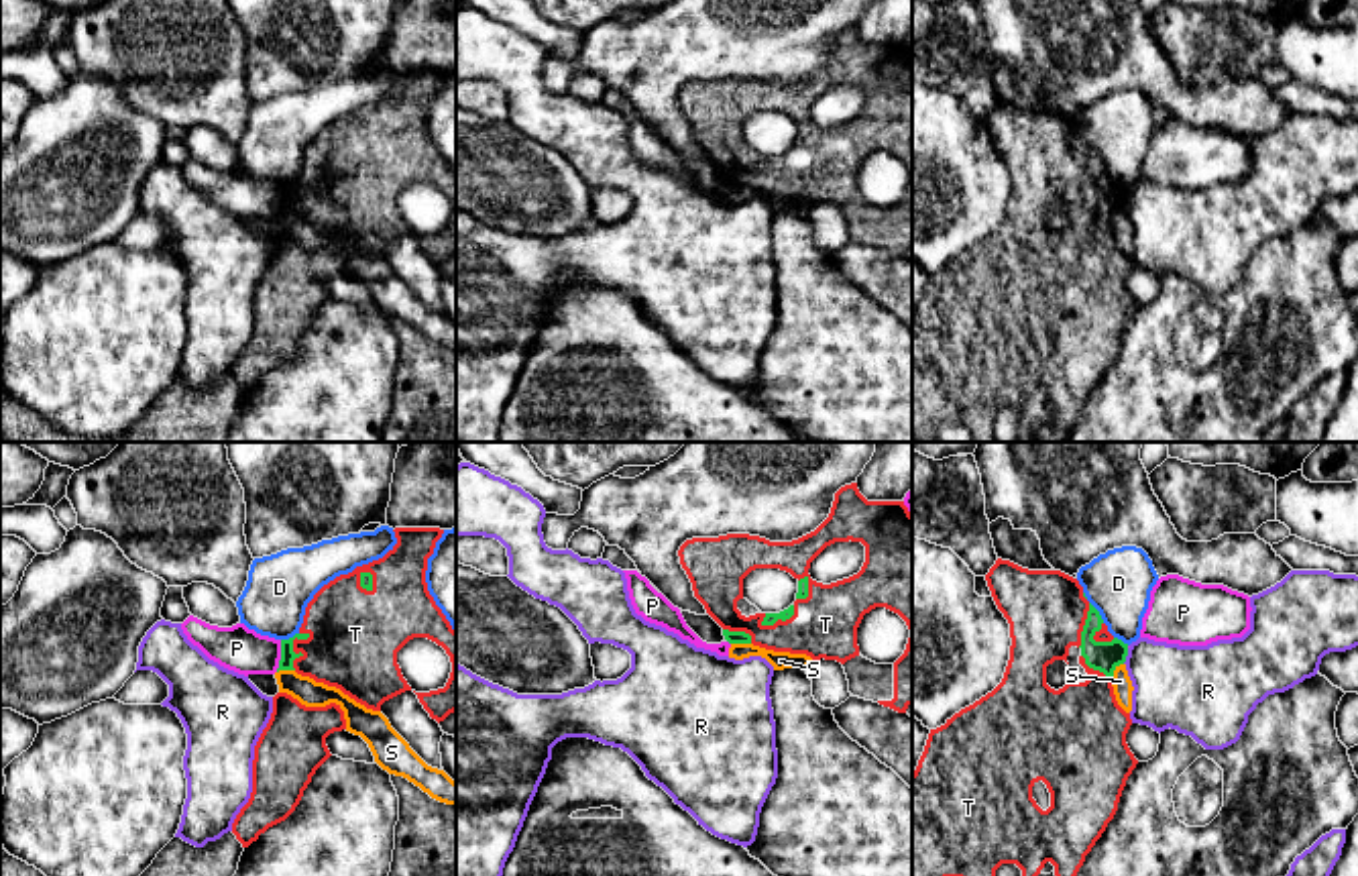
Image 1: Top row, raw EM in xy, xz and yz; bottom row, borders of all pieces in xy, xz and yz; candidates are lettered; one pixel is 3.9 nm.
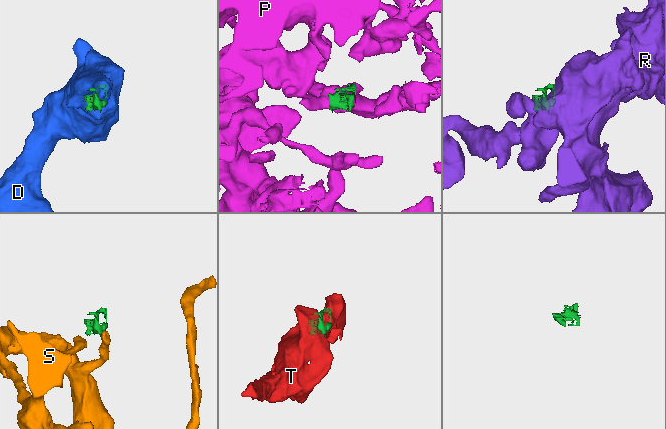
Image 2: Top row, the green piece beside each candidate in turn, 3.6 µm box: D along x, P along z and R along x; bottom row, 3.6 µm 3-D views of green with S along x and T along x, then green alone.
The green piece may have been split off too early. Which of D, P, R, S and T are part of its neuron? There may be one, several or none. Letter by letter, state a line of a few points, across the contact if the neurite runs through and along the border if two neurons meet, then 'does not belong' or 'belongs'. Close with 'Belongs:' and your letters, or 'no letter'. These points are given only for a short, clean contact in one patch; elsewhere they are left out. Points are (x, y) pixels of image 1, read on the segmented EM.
D: does not belong
P: line xy (281, 640), (281, 659), (275, 671); does not belong
R: line yz (1128, 648), (1122, 663); does not belong
S: line xz (731, 642), (750, 644); does not belong
T: belongs
Belongs: T

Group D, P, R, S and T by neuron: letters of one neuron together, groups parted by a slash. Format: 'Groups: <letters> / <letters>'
Groups: D / P / R / S / T

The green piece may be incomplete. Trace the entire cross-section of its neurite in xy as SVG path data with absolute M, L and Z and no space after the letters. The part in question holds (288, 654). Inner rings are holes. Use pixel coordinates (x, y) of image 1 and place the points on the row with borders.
M395 528L397 544L379 560L356 566L324 585L305 607L299 632L281 640L279 670L295 670L316 682L340 689L344 695L381 711L381 705L411 691L397 664L397 652L413 638L442 646L452 662L444 689L415 693L438 723L456 711L456 632L428 591L428 558L442 538L440 528Z

